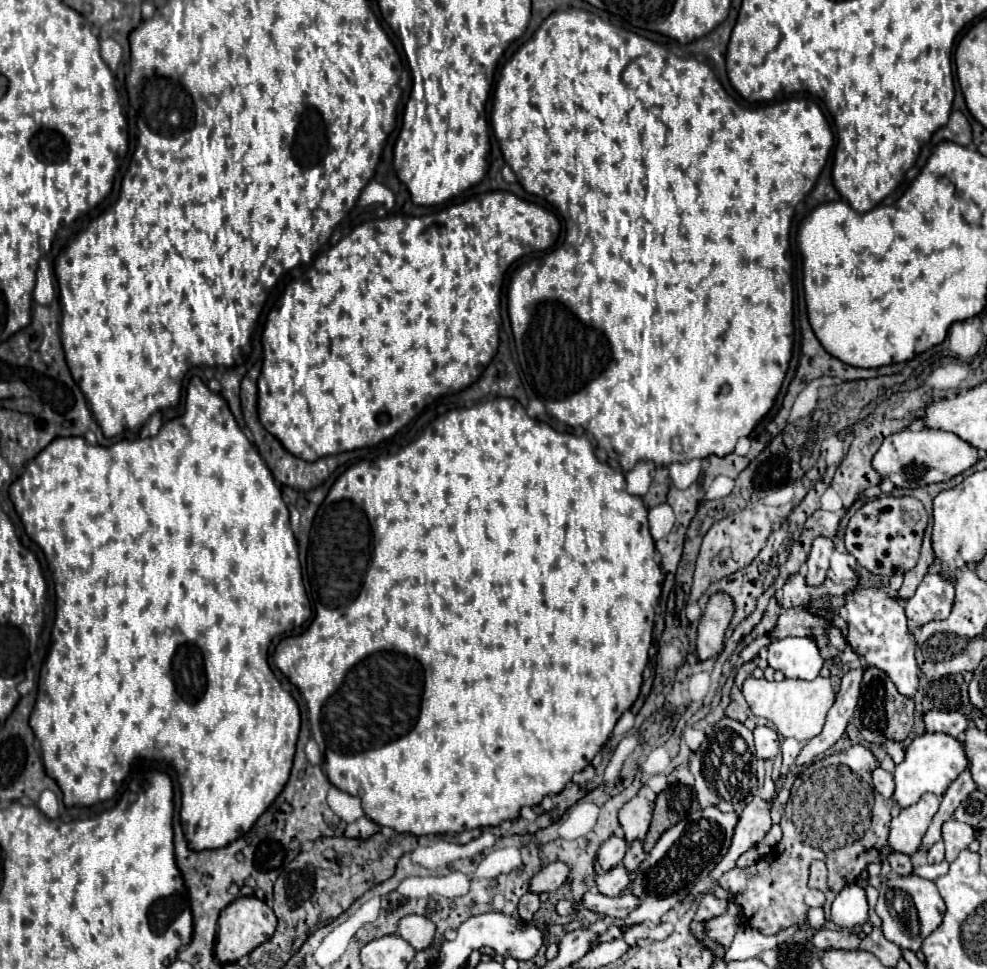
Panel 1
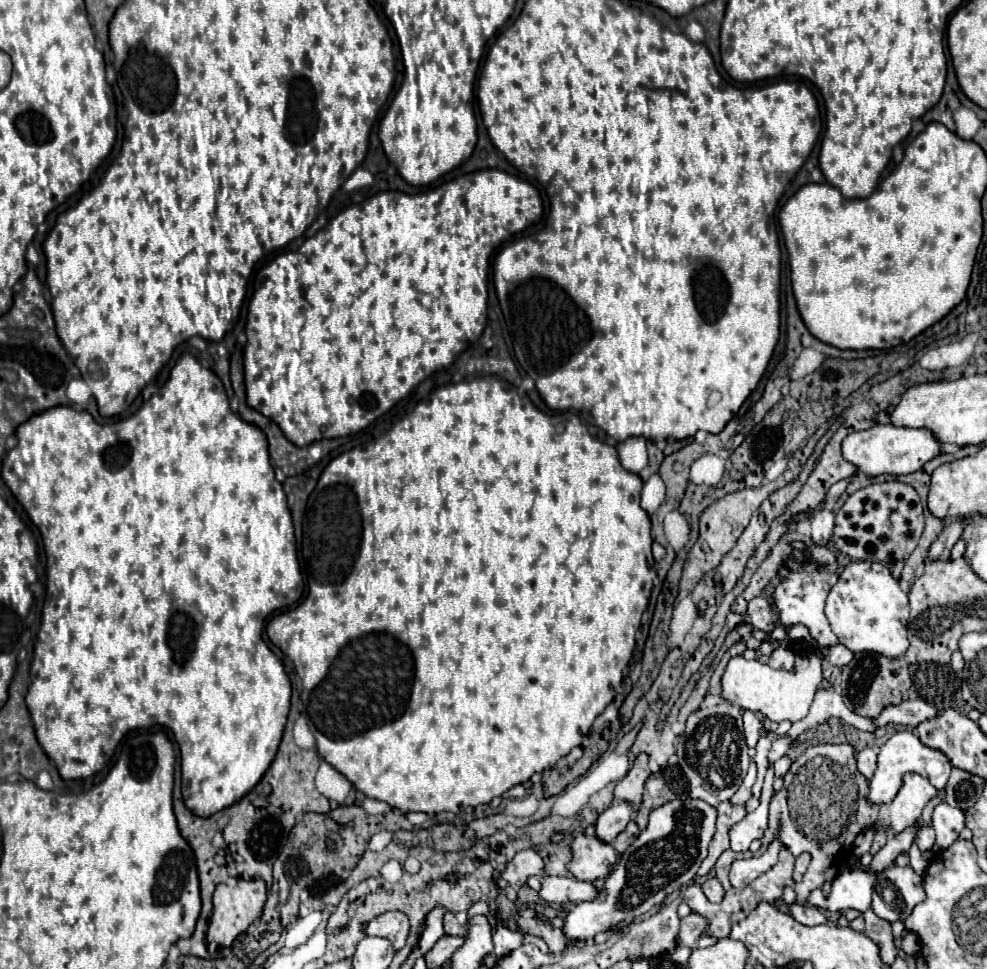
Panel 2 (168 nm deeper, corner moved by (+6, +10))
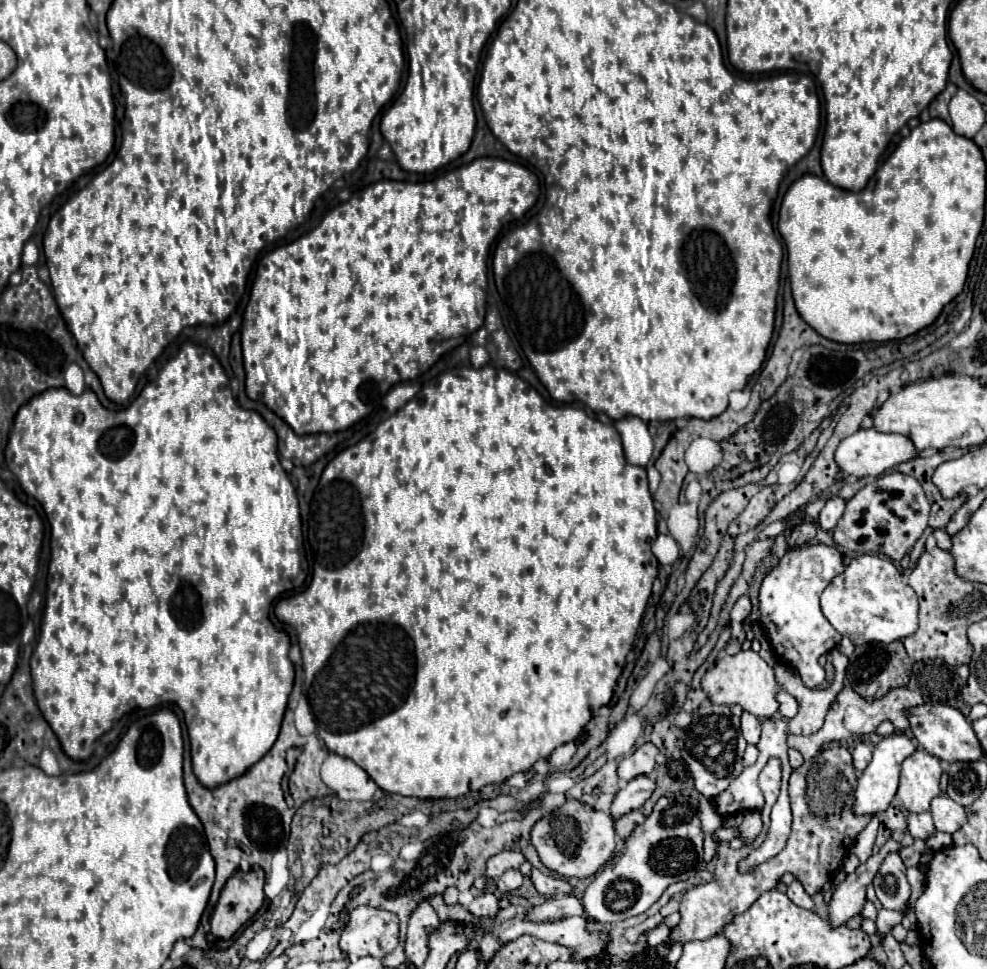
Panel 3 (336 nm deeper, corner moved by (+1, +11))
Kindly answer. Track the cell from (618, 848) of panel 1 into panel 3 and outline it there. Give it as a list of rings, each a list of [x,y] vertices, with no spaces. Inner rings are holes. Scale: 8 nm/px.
[[[635,777],[615,795],[611,805],[611,817],[619,819],[635,809],[641,809],[641,805],[651,797],[653,789],[655,789],[655,783],[651,781],[651,777]]]

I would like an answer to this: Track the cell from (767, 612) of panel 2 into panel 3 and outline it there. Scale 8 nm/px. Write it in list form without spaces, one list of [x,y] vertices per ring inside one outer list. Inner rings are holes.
[[[743,595],[743,597],[735,603],[735,607],[733,607],[733,611],[731,611],[731,619],[743,621],[749,613],[751,613],[751,599],[749,599],[747,595]]]

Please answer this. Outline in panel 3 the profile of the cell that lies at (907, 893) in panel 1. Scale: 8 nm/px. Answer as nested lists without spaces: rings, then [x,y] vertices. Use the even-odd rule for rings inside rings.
[[[891,853],[877,877],[873,879],[873,887],[875,887],[875,893],[877,893],[877,899],[881,901],[881,905],[885,909],[895,909],[895,911],[901,911],[911,895],[911,885],[907,881],[907,867],[905,863],[901,861],[899,853]]]

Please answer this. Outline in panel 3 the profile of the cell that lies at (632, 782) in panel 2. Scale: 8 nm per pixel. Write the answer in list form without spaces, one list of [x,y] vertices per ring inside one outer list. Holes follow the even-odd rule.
[[[643,743],[629,757],[625,757],[621,761],[619,777],[623,781],[631,781],[631,779],[635,779],[639,775],[651,775],[653,767],[655,767],[657,753],[659,753],[659,749],[653,743]]]

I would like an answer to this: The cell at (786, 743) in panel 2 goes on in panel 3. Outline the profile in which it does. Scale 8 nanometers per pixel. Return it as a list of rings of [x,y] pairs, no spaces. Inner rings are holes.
[[[847,685],[847,687],[841,689],[837,699],[833,701],[833,705],[831,705],[831,709],[827,713],[825,725],[817,733],[813,733],[813,735],[789,735],[787,737],[787,745],[797,749],[803,755],[803,759],[813,759],[819,753],[819,747],[823,743],[827,743],[827,741],[843,741],[849,735],[869,735],[869,733],[875,733],[875,729],[883,721],[891,721],[897,731],[907,731],[909,729],[909,709],[919,707],[921,703],[923,703],[923,697],[919,693],[907,689],[907,687],[891,689],[885,697],[869,703],[861,695],[853,693],[853,689],[849,689],[849,685]]]

